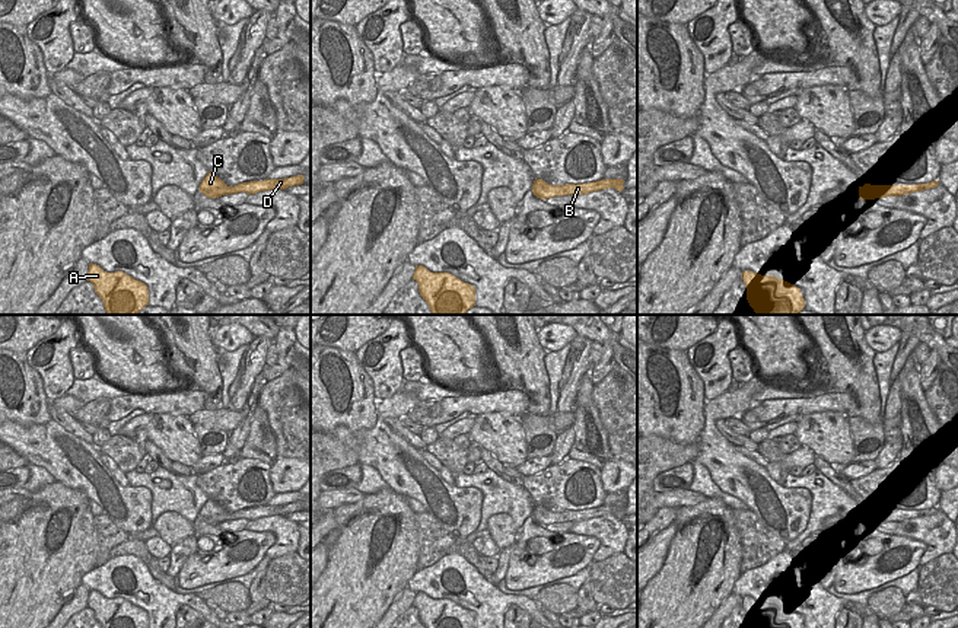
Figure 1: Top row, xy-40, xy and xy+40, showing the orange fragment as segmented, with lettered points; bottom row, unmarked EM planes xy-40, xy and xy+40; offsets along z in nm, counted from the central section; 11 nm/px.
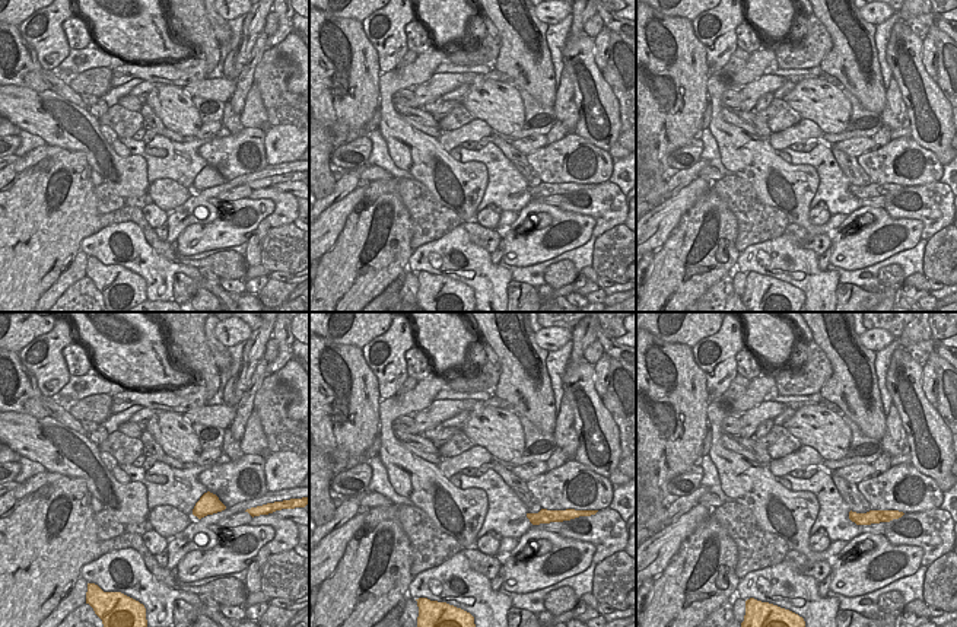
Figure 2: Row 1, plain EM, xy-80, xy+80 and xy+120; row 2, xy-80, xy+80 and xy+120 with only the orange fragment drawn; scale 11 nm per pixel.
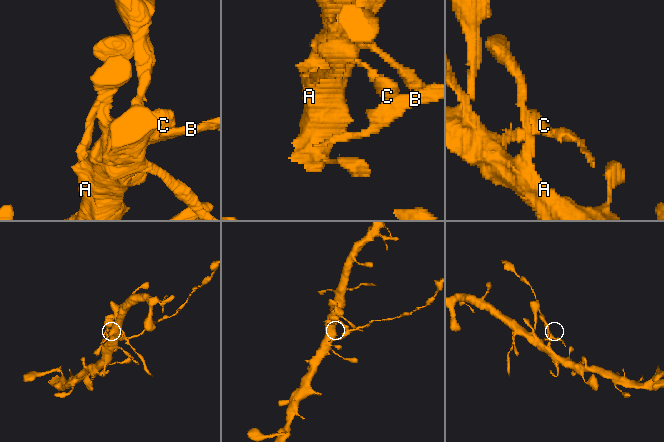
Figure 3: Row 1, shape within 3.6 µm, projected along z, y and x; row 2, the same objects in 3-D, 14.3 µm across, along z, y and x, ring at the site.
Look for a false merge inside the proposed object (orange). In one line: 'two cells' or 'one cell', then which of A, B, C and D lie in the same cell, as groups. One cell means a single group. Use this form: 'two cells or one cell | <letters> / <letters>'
two cells | A C / B D

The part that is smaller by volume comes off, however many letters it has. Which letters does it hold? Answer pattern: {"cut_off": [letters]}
{"cut_off": ["B", "D"]}

